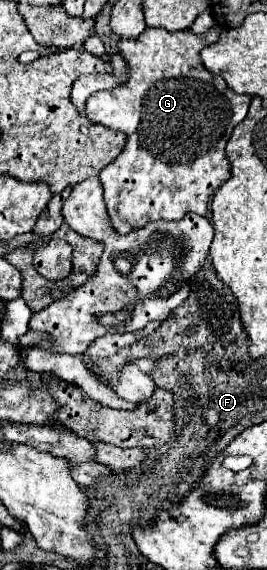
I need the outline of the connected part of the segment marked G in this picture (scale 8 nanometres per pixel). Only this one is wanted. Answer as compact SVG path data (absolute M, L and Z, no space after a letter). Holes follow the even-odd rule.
M219 26L207 30L203 36L195 36L189 30L169 32L165 28L147 28L137 38L121 38L119 54L129 70L127 82L113 90L95 92L85 104L85 116L91 122L115 128L127 136L121 154L99 174L105 188L109 218L119 234L129 234L153 220L181 220L187 212L205 216L211 196L231 176L225 146L233 128L247 116L251 96L233 92L223 78L211 74L199 60L199 52L213 44L215 38L219 38ZM173 158L195 160L173 162Z

